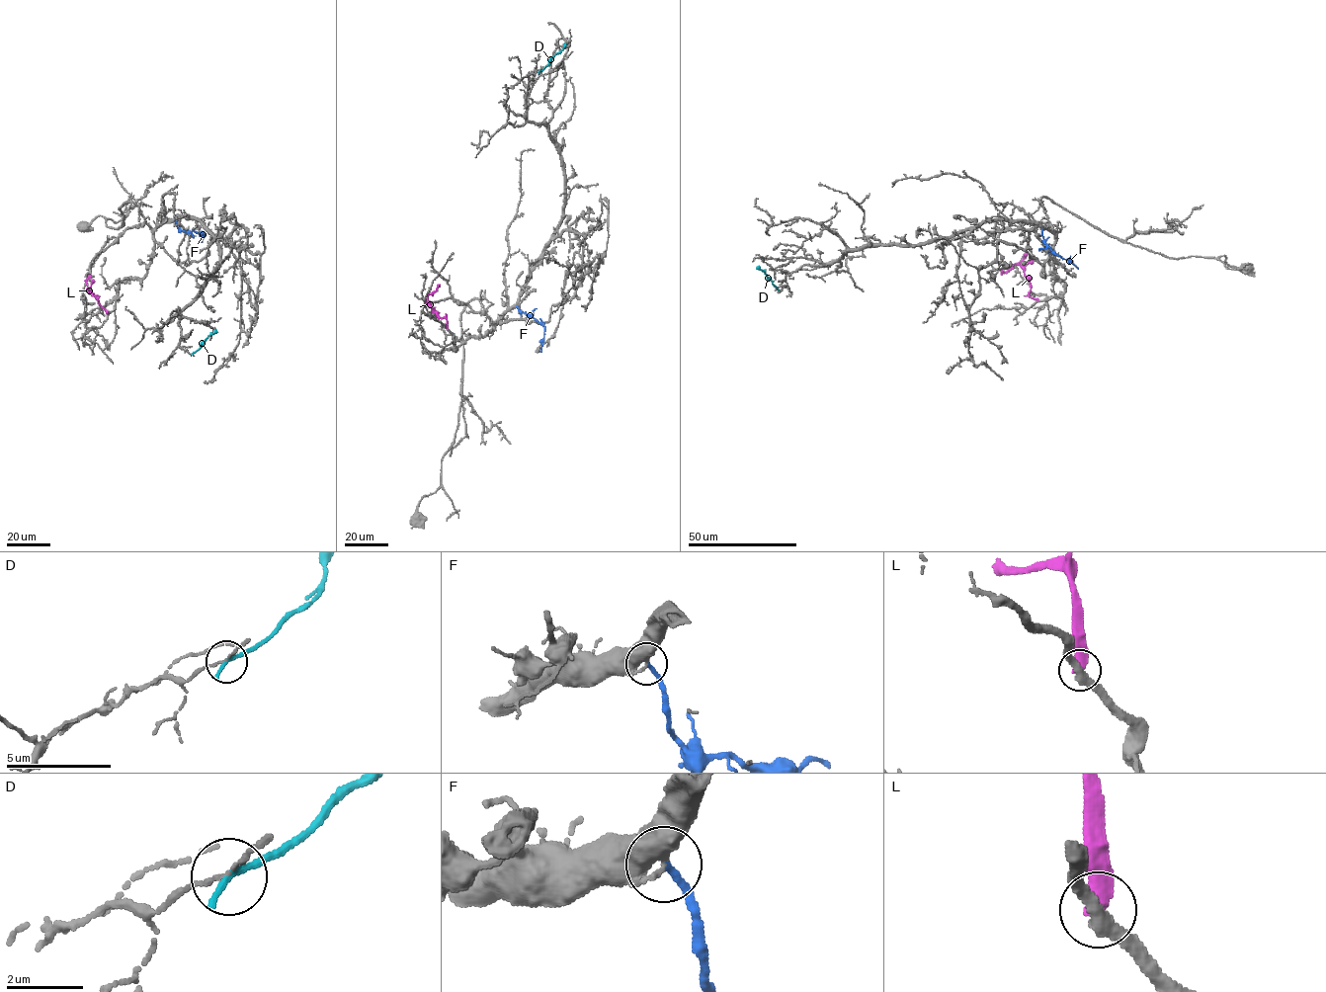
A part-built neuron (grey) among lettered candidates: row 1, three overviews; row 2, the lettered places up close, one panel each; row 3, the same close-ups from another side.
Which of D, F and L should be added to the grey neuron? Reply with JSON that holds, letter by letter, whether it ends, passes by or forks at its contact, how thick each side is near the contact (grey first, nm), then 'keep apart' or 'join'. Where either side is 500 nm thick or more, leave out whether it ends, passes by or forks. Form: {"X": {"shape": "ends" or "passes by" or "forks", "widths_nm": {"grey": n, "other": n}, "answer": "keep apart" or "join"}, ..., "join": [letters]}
{"D": {"shape": "ends", "widths_nm": {"grey": 100, "other": 200}, "answer": "keep apart"}, "F": {"widths_nm": {"grey": 500, "other": 170}, "answer": "join"}, "L": {"widths_nm": {"grey": 360, "other": 500}, "answer": "keep apart"}, "join": ["F"]}

